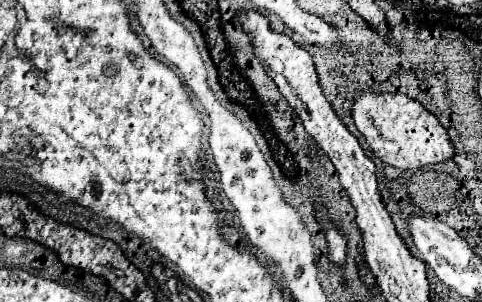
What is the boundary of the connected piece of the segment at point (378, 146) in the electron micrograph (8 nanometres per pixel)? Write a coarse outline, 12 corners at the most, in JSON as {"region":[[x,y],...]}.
{"region":[[364,92],[352,118],[400,170],[456,154],[448,130],[404,94]]}

